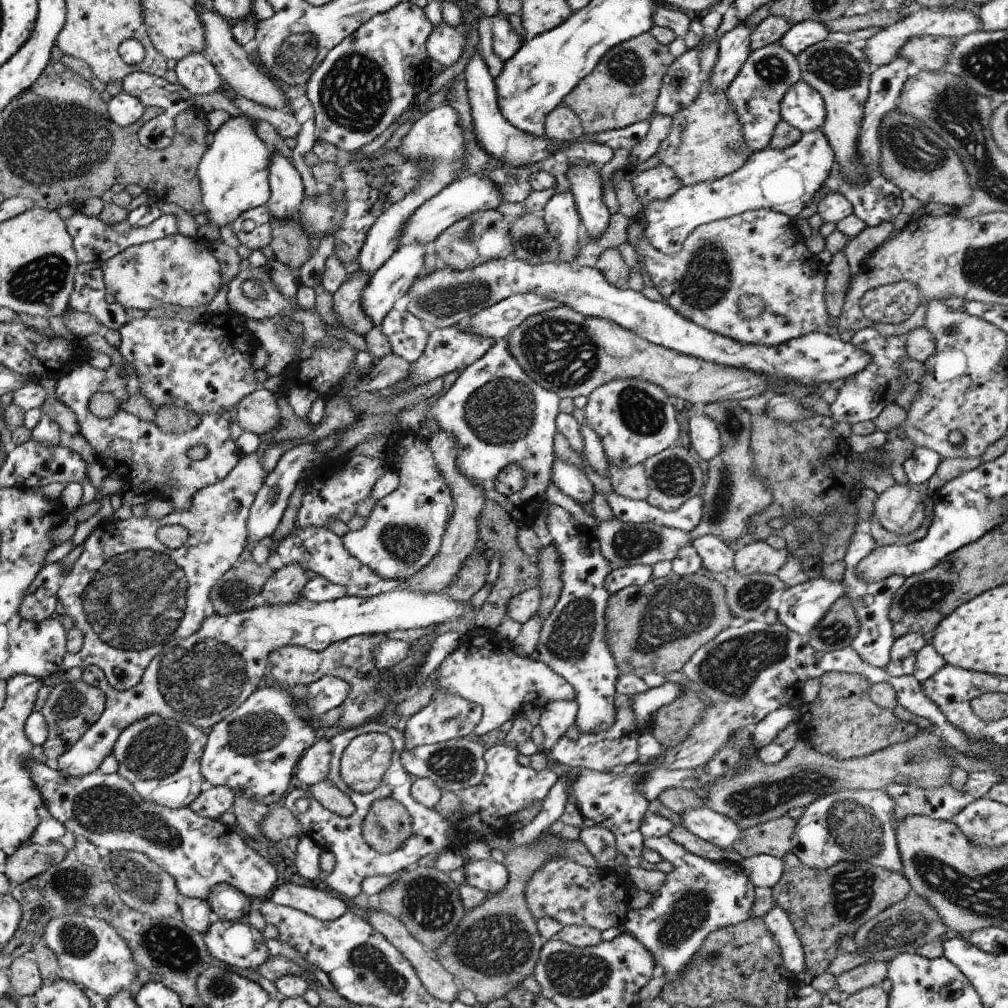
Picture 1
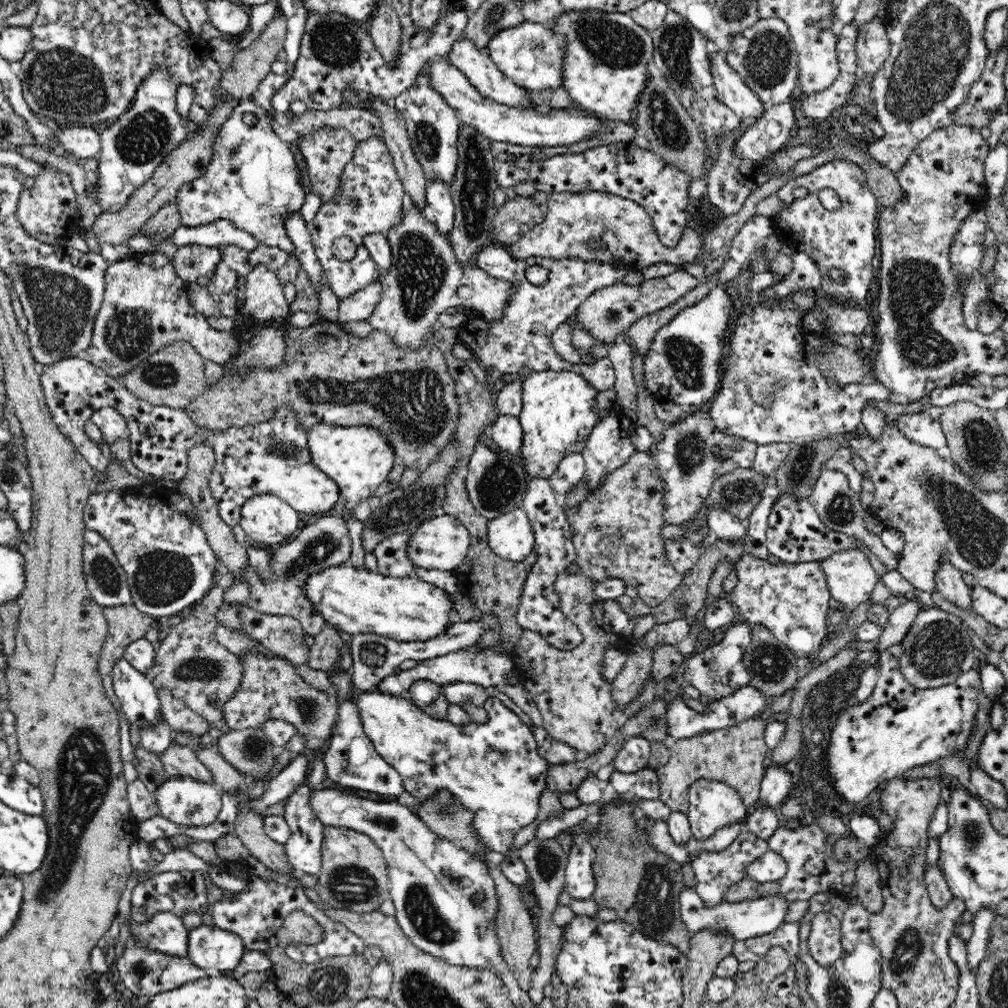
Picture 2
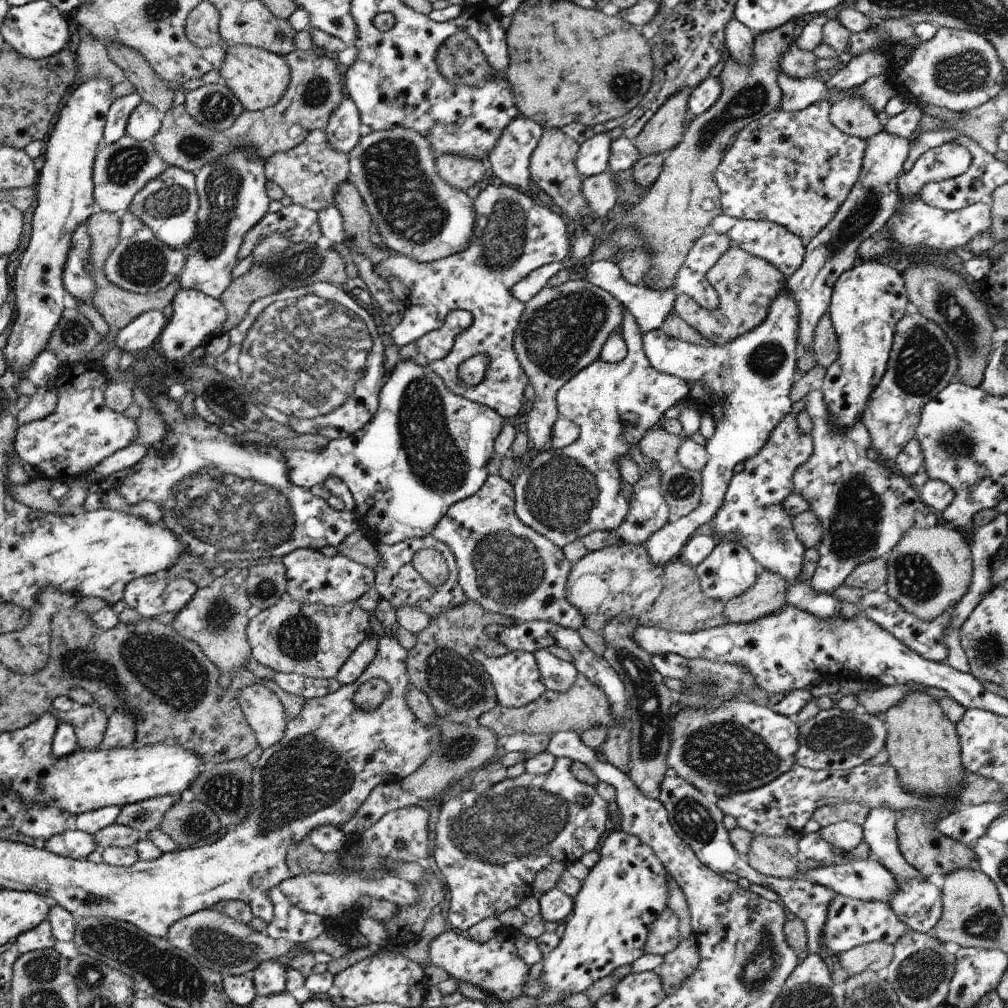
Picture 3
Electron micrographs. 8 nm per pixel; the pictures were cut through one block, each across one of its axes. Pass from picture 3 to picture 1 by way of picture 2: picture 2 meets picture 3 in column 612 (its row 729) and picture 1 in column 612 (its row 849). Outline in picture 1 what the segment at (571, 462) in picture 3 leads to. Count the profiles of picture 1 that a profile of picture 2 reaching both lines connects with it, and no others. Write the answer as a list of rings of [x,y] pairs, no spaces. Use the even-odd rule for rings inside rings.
[[[561,413],[556,419],[555,426],[557,427],[557,431],[561,432],[566,440],[570,443],[570,447],[574,452],[578,453],[580,457],[582,457],[584,470],[583,472],[586,474],[587,480],[593,485],[594,491],[597,494],[602,494],[606,496],[606,501],[608,501],[608,506],[612,509],[612,513],[614,517],[621,522],[624,523],[648,523],[654,522],[658,525],[664,525],[666,527],[674,527],[676,529],[681,529],[682,531],[692,531],[696,528],[696,526],[700,523],[700,520],[703,516],[703,501],[701,500],[701,496],[696,496],[690,500],[688,500],[680,509],[676,509],[675,511],[664,512],[657,507],[651,506],[647,500],[635,500],[628,499],[618,495],[611,486],[609,478],[604,478],[602,474],[598,474],[595,472],[588,463],[586,456],[584,455],[584,438],[582,437],[581,425],[574,419],[574,416],[570,414]]]

